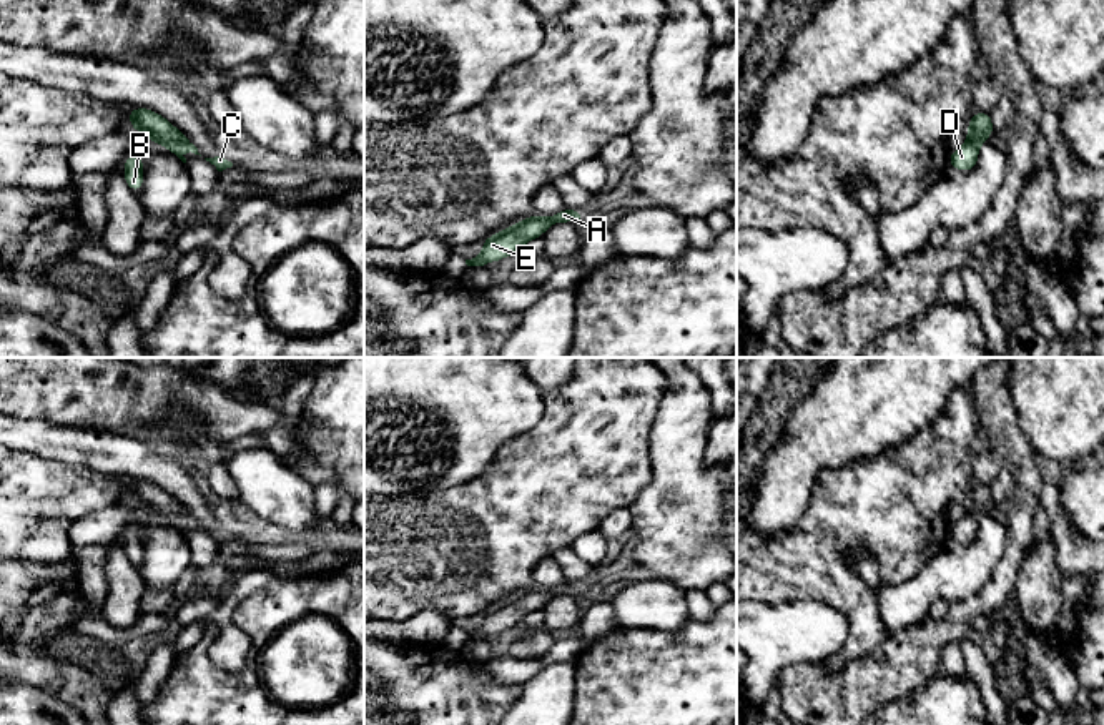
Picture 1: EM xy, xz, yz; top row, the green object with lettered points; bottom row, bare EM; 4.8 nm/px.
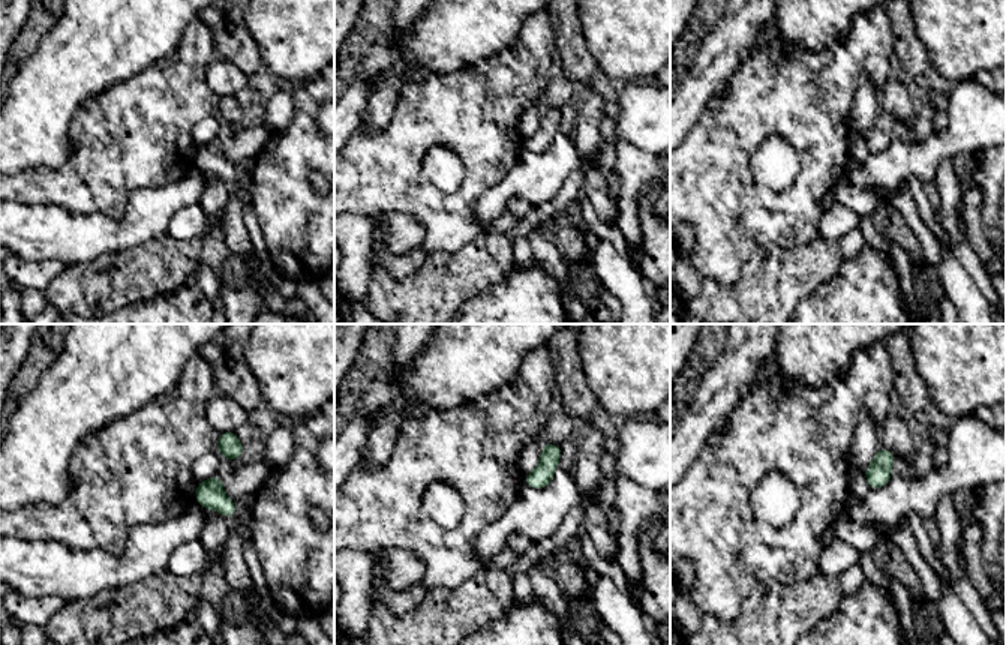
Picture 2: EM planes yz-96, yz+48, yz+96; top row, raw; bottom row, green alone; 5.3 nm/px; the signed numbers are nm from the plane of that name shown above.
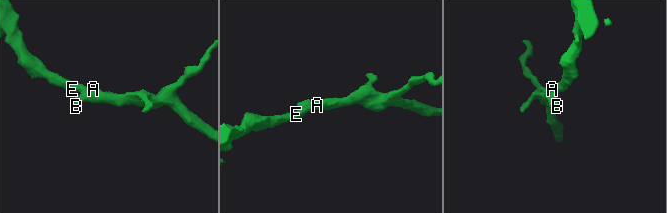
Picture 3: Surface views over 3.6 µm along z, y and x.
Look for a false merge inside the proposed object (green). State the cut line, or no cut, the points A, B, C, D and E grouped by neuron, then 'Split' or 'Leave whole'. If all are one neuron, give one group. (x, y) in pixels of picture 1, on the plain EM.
No split. Groups: A B C D E. Leave whole

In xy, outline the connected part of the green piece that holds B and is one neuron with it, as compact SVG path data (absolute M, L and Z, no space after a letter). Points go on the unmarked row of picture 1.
M141 525L130 527L125 534L125 554L128 560L136 565L140 560L143 560L145 550L143 550L143 535L141 535Z

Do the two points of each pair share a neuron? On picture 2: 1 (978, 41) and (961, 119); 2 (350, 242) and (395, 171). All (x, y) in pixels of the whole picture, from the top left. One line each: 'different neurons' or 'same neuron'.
1: different neurons
2: different neurons

